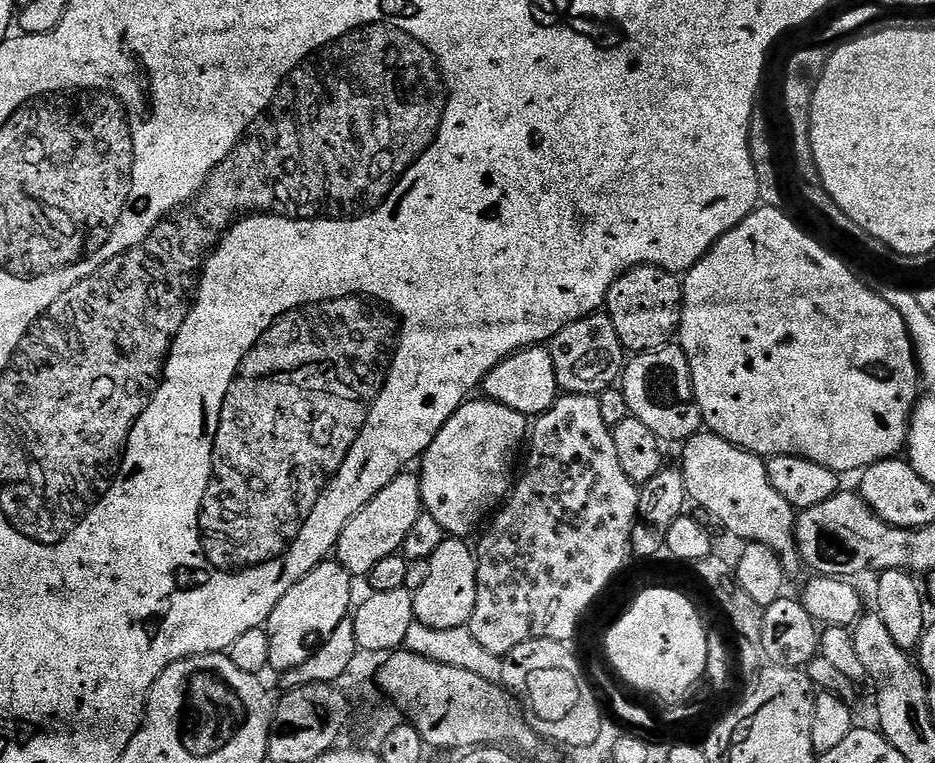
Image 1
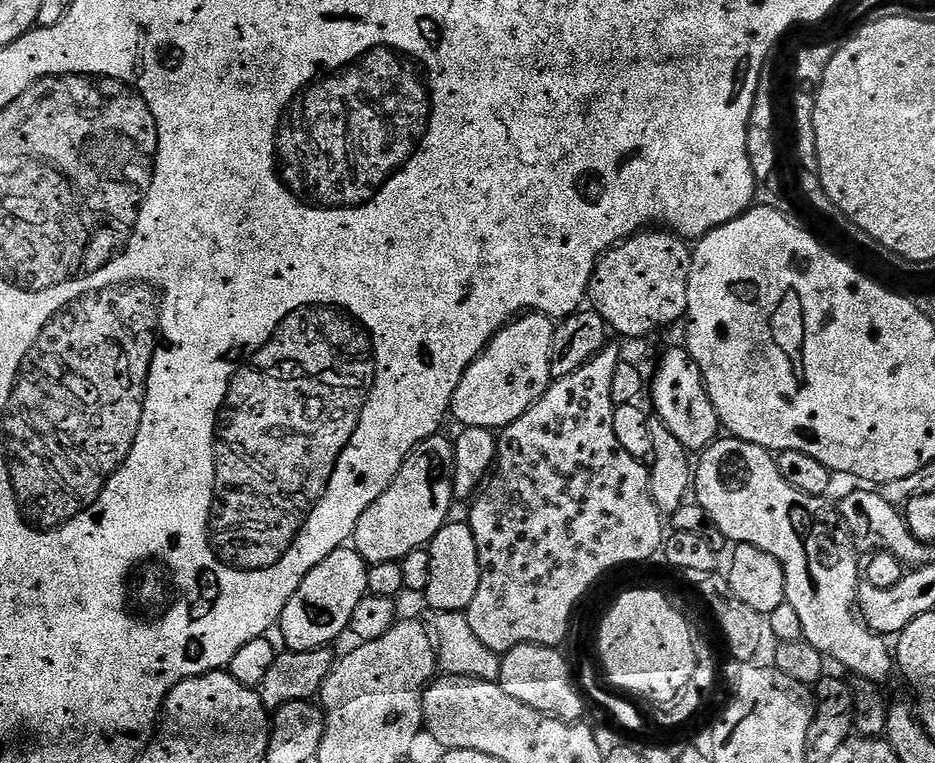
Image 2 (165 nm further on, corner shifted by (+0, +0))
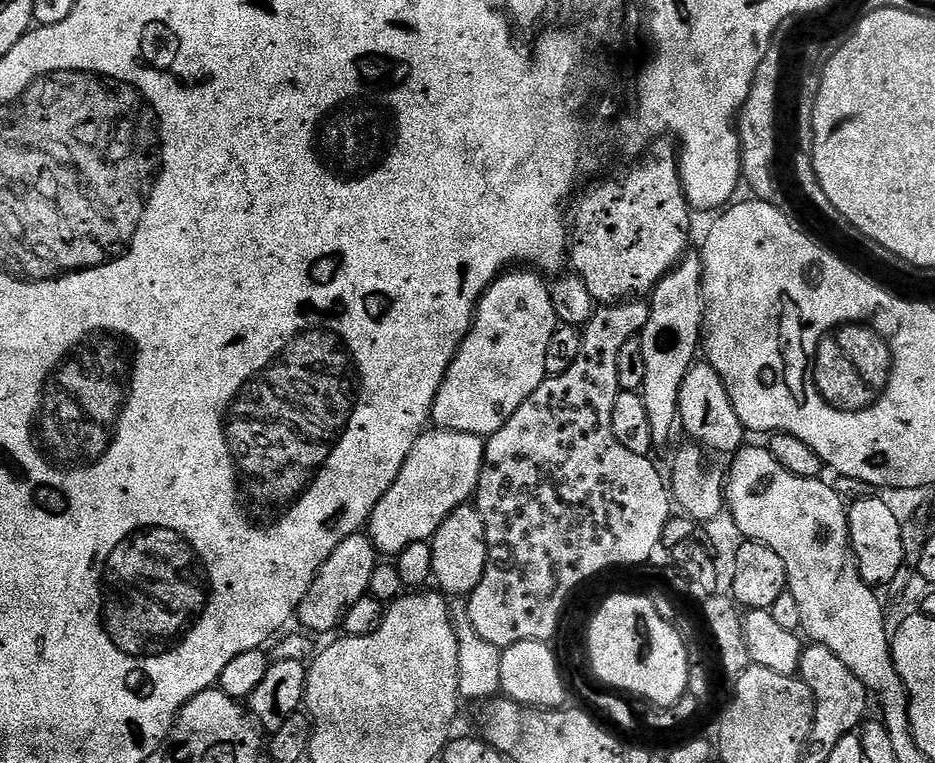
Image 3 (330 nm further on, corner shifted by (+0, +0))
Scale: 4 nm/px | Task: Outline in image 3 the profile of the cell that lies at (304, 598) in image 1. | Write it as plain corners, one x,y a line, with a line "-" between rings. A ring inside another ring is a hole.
357,534
346,538
330,554
330,558
316,571
310,590
304,595
304,601
298,609
298,621
301,629
312,632
332,632
341,627
344,616
363,596
368,595
370,574
374,574
378,563
378,553
372,539
366,534

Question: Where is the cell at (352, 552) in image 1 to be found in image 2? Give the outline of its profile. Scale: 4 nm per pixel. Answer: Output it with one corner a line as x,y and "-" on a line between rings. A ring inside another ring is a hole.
437,434
423,440
404,459
404,464
394,474
394,482
358,518
356,533
351,543
365,564
399,562
414,550
431,544
433,538
449,523
448,511
452,508
452,474
456,450
451,439

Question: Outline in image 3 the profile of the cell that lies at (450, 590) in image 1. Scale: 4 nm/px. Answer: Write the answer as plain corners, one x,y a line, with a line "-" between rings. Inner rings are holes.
461,506
456,508
442,526
432,536
432,580
435,587
448,598
466,598
482,580
482,570
486,570
486,530
482,526
482,518
475,507

